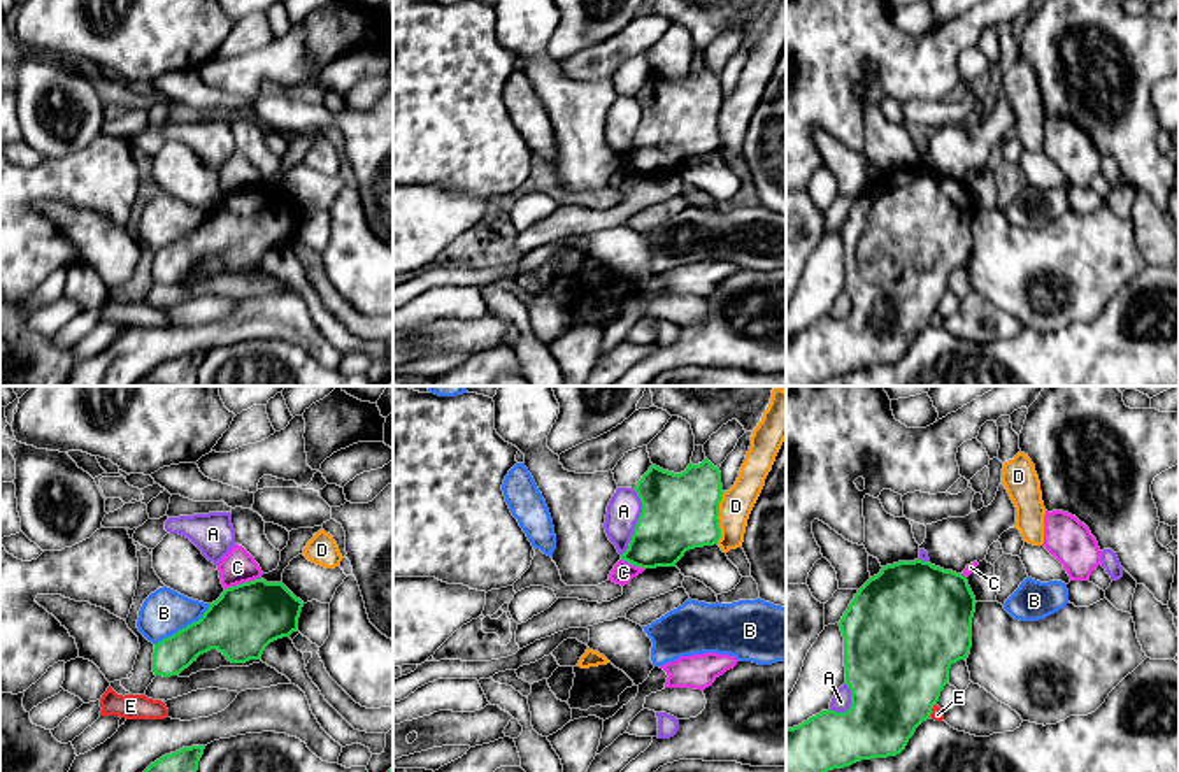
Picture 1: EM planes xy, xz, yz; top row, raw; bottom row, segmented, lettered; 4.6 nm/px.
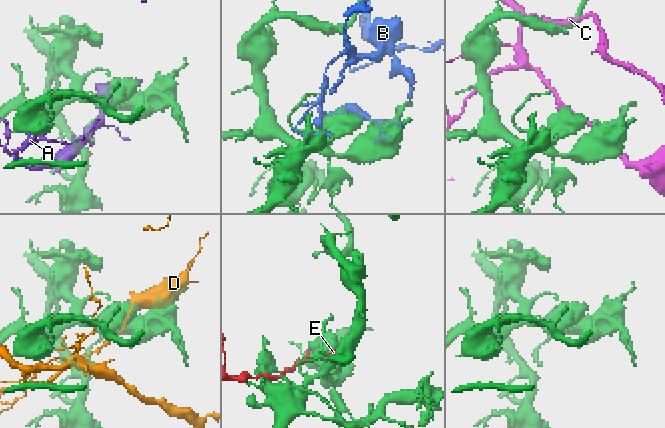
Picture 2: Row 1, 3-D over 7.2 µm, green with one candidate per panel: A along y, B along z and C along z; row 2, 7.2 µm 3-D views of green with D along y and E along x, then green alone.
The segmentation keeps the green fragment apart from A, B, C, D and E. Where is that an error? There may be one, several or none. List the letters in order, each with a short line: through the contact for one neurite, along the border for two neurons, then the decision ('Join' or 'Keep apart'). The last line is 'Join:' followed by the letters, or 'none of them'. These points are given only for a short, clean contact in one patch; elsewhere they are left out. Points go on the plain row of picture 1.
A: Keep apart
B: Keep apart
C: Keep apart
D: Keep apart
E: Keep apart
Join: none of them

